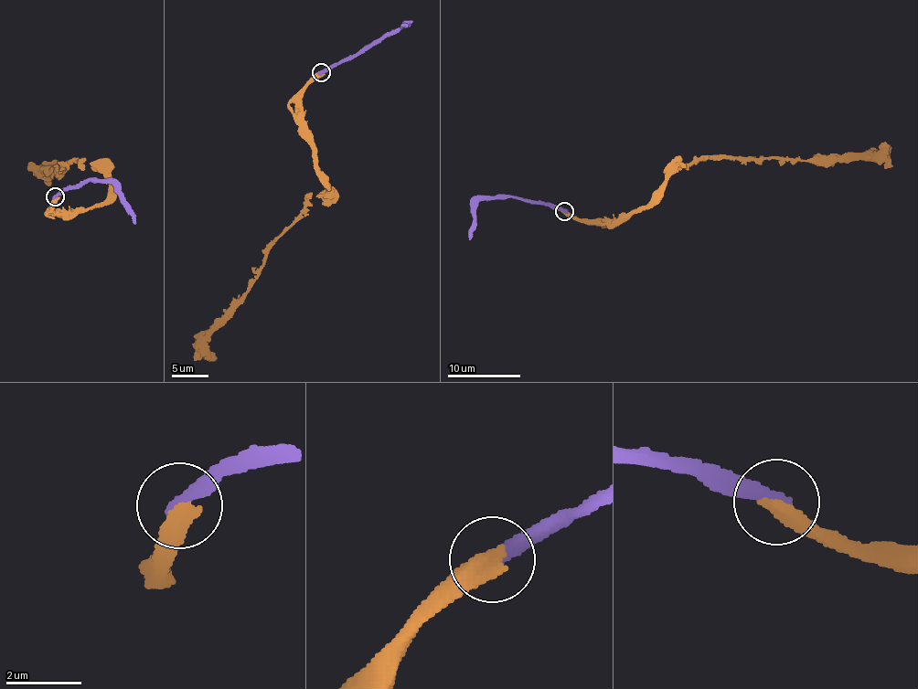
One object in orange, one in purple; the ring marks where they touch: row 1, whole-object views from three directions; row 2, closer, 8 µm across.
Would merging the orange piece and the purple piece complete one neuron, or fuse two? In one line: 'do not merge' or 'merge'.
do not merge

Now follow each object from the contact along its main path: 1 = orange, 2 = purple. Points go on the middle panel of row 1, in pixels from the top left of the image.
1: (321, 72), (301, 98), (304, 141), (329, 187), (311, 194), (252, 284), (217, 324), (206, 351), (193, 359)
2: (321, 72), (360, 54), (402, 28), (402, 25)

